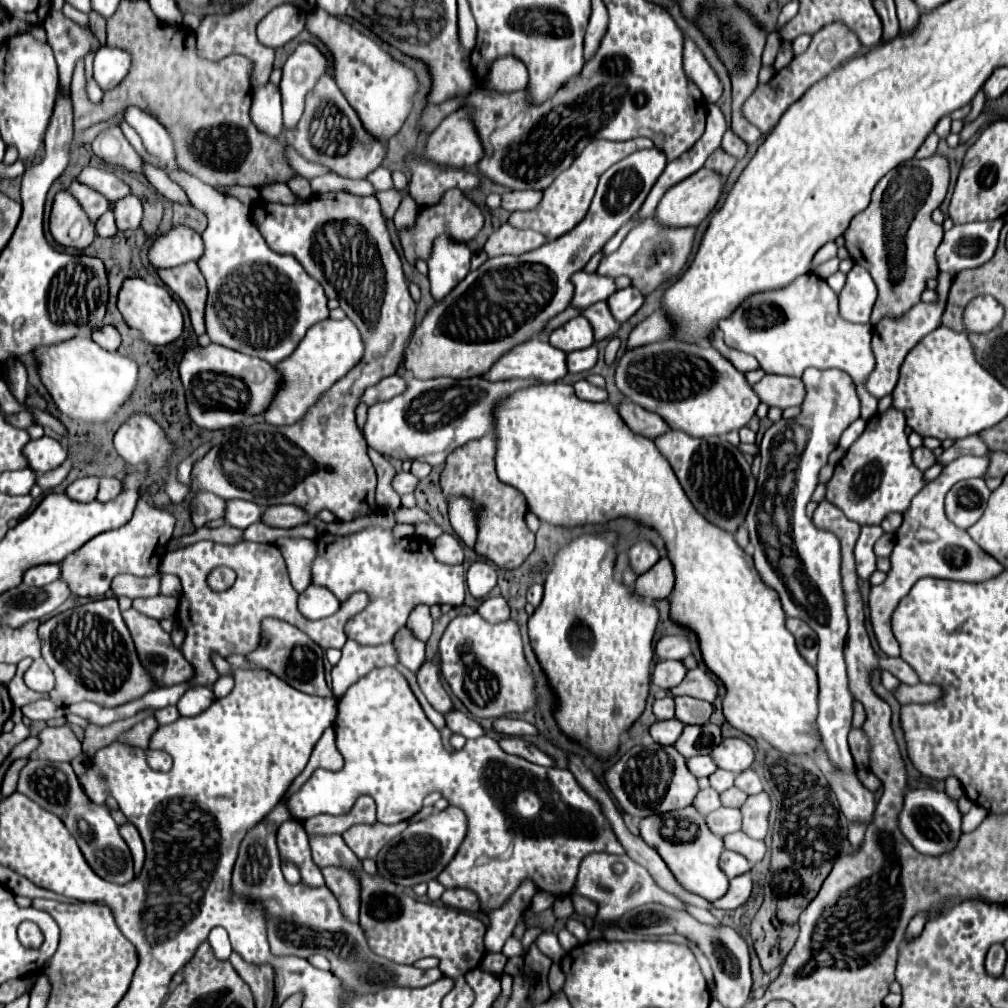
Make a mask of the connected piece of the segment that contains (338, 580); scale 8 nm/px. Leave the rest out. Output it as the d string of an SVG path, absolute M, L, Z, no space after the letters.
M370 527L360 533L348 535L348 537L332 537L332 535L320 535L318 537L318 557L312 565L312 583L328 587L340 601L348 599L356 591L364 591L370 597L368 607L356 615L356 621L366 627L366 629L348 629L350 639L356 639L360 645L380 645L392 641L394 633L406 625L406 619L410 611L418 605L452 605L460 607L464 603L464 593L466 593L466 579L464 579L464 567L462 565L444 565L436 561L432 555L430 543L418 537L410 539L396 539L392 531L380 529L380 527Z

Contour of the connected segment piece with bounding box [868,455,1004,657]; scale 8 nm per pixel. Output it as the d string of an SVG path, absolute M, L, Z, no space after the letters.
M976 455L958 457L956 461L944 465L942 473L934 481L926 483L924 489L920 489L920 493L916 493L916 497L912 499L912 505L908 507L908 513L904 513L904 521L896 531L896 543L890 553L892 567L888 571L888 577L882 585L872 587L870 595L868 595L870 623L874 629L876 641L886 655L890 655L890 657L900 655L898 641L890 629L890 615L896 609L898 601L910 591L910 587L920 577L938 577L938 579L980 583L980 581L996 577L998 573L1004 571L1004 567L994 557L984 553L966 531L952 525L944 513L944 497L950 491L950 487L954 483L958 483L960 479L980 477L980 475L984 475L986 469L988 469L986 457L976 457Z

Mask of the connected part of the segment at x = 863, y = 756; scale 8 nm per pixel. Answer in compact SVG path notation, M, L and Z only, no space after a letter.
M852 729L850 735L848 735L848 743L850 743L850 753L854 757L856 767L868 769L868 763L870 763L870 759L868 759L868 739L862 733L862 729Z

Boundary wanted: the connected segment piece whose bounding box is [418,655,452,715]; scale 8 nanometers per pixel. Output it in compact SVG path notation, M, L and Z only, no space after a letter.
M438 655L432 661L426 661L420 671L418 671L418 683L426 695L426 699L430 701L430 705L440 711L442 715L446 715L452 709L452 701L442 685L440 679L440 661Z

